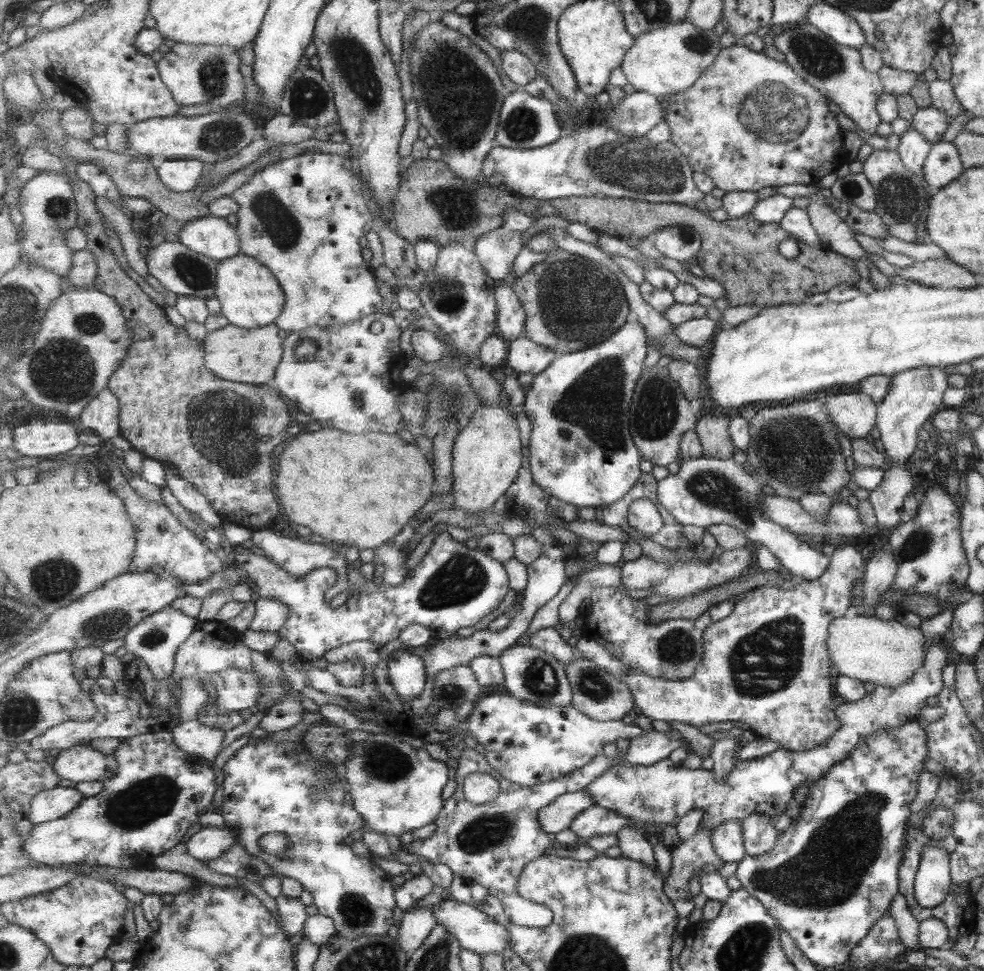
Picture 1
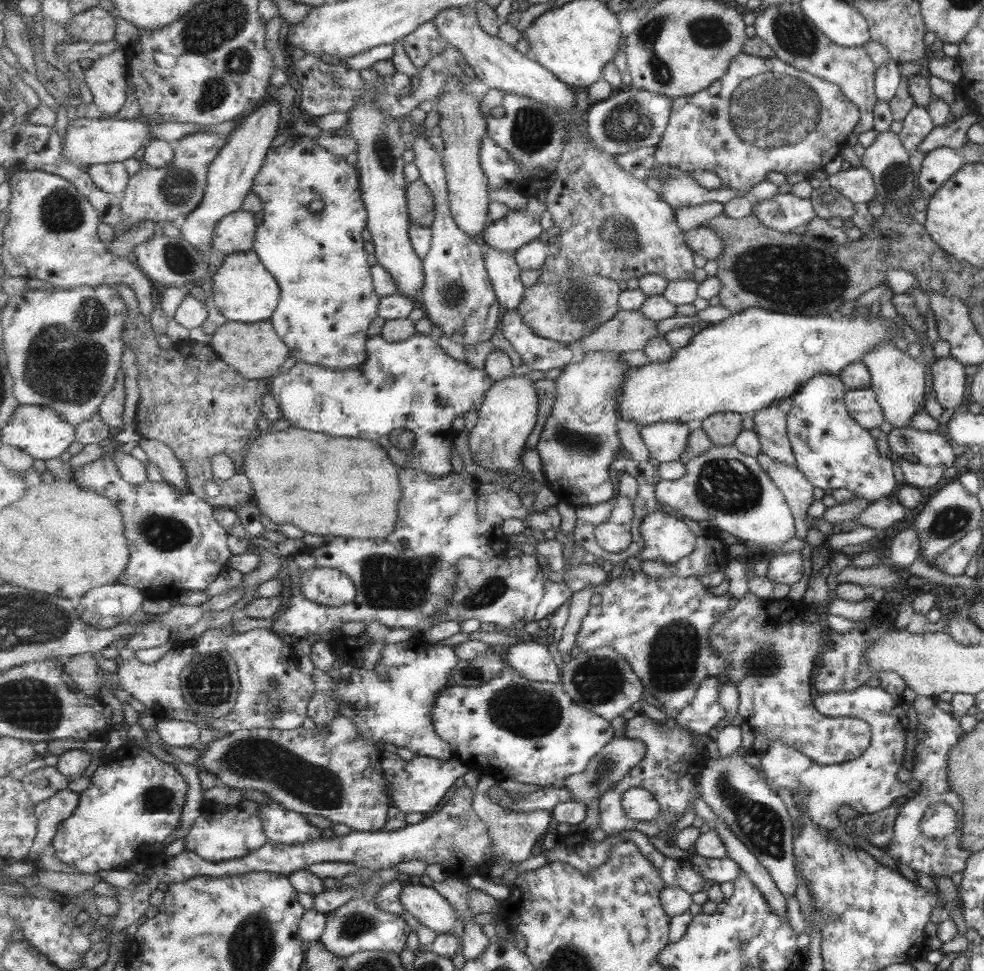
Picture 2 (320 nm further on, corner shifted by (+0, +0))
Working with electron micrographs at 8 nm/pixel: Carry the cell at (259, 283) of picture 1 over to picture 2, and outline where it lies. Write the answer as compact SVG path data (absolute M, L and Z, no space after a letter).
M254 250L227 255L214 274L212 284L213 304L233 322L249 324L269 321L282 298L278 279L267 270Z

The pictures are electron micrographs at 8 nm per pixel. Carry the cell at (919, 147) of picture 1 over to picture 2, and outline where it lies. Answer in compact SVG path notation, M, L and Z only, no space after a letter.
M915 104L901 122L902 129L898 135L902 145L908 152L913 152L917 144L934 127L926 107L920 107Z

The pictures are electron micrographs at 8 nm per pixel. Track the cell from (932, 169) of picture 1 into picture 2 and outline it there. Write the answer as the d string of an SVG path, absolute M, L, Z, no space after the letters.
M941 147L930 150L925 153L919 174L915 175L915 184L930 196L963 164L963 158L956 149Z

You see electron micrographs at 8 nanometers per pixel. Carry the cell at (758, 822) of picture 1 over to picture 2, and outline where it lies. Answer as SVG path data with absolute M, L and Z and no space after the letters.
M738 753L717 760L707 759L700 776L703 800L714 814L745 843L745 846L760 858L769 870L777 890L783 897L795 892L795 867L793 866L793 827L783 802L773 791L760 768L747 764L745 755Z

